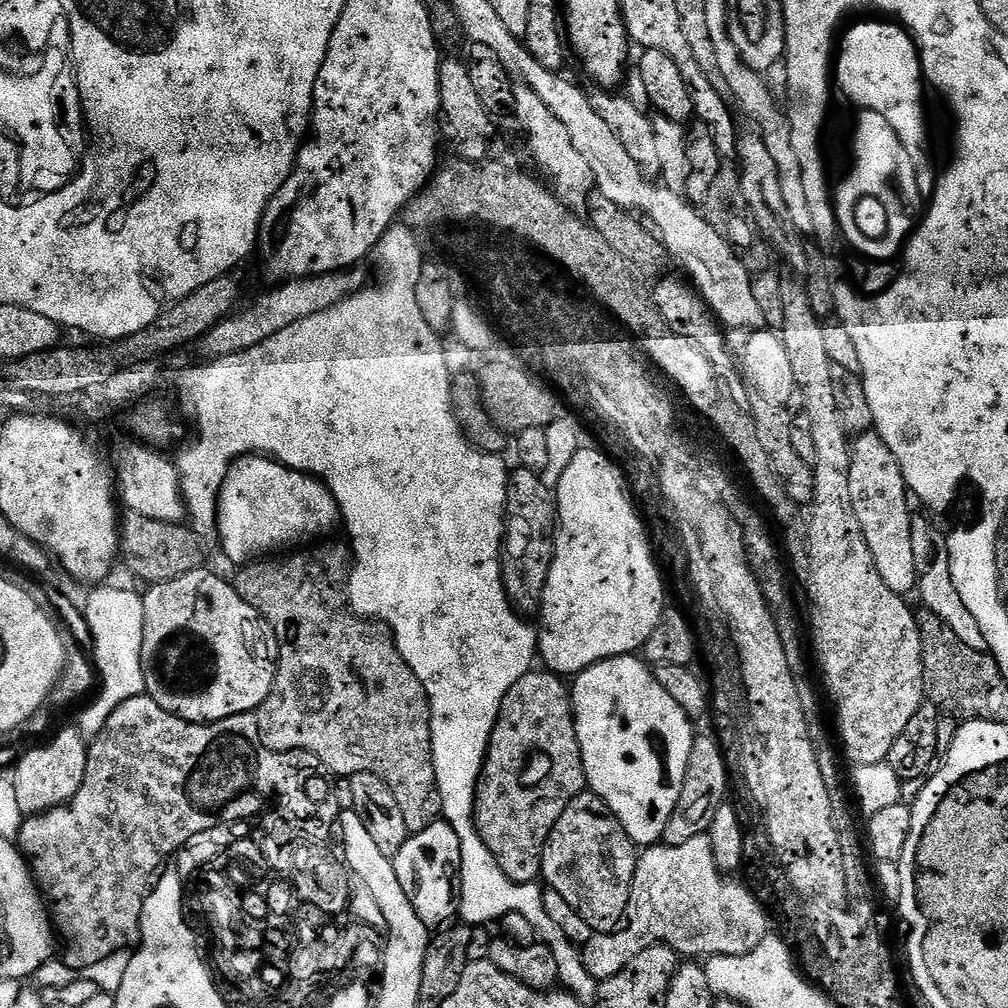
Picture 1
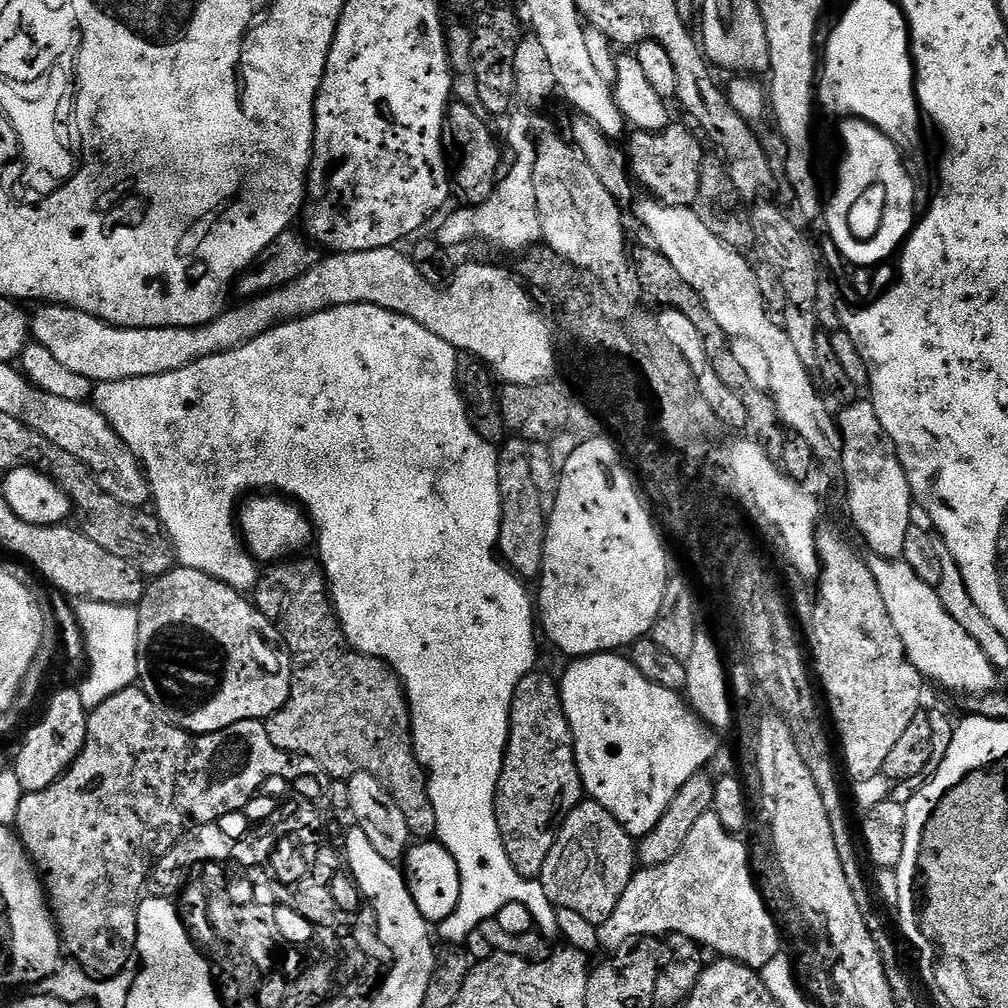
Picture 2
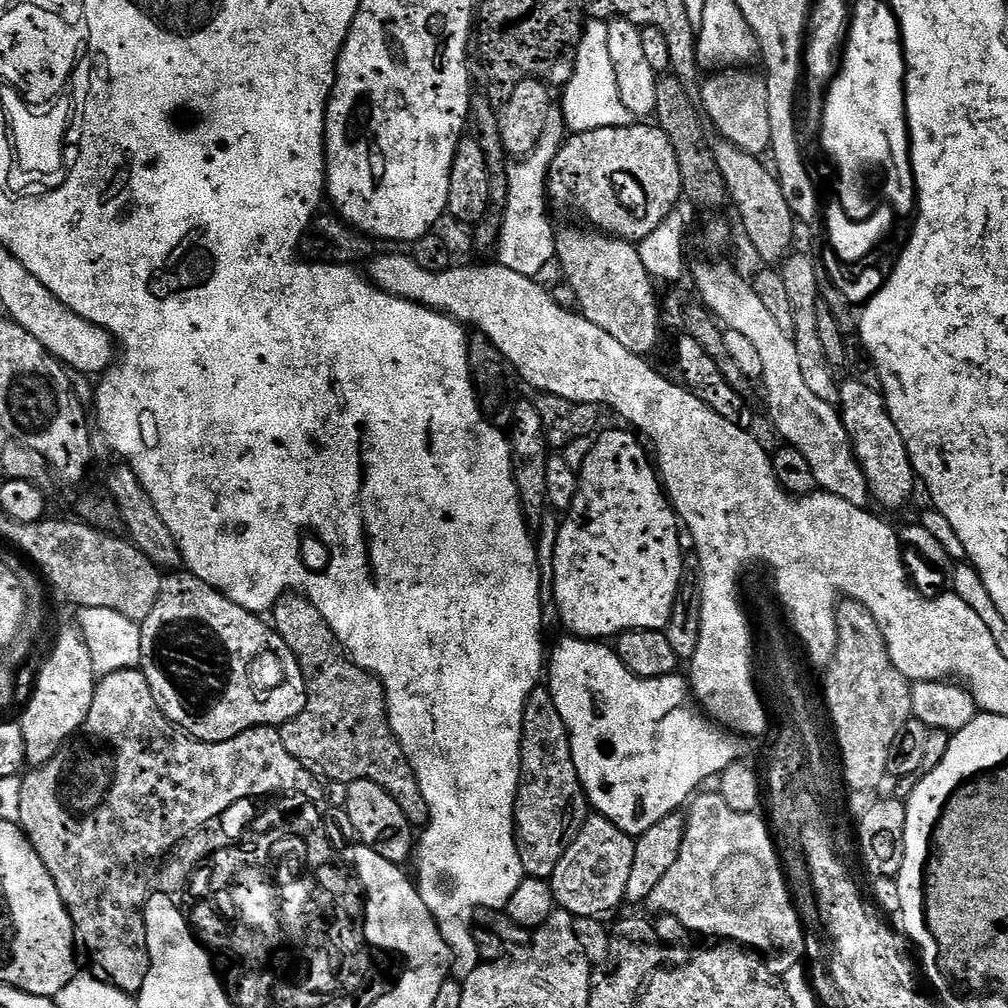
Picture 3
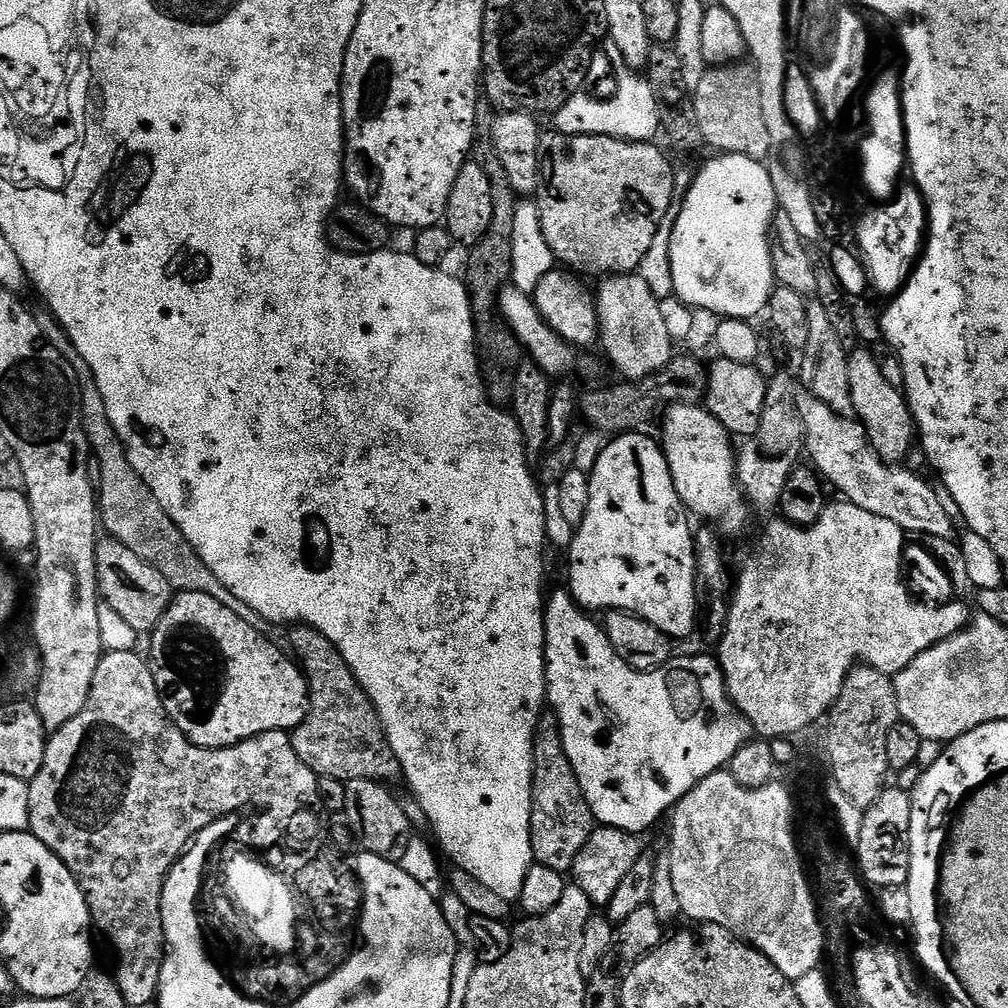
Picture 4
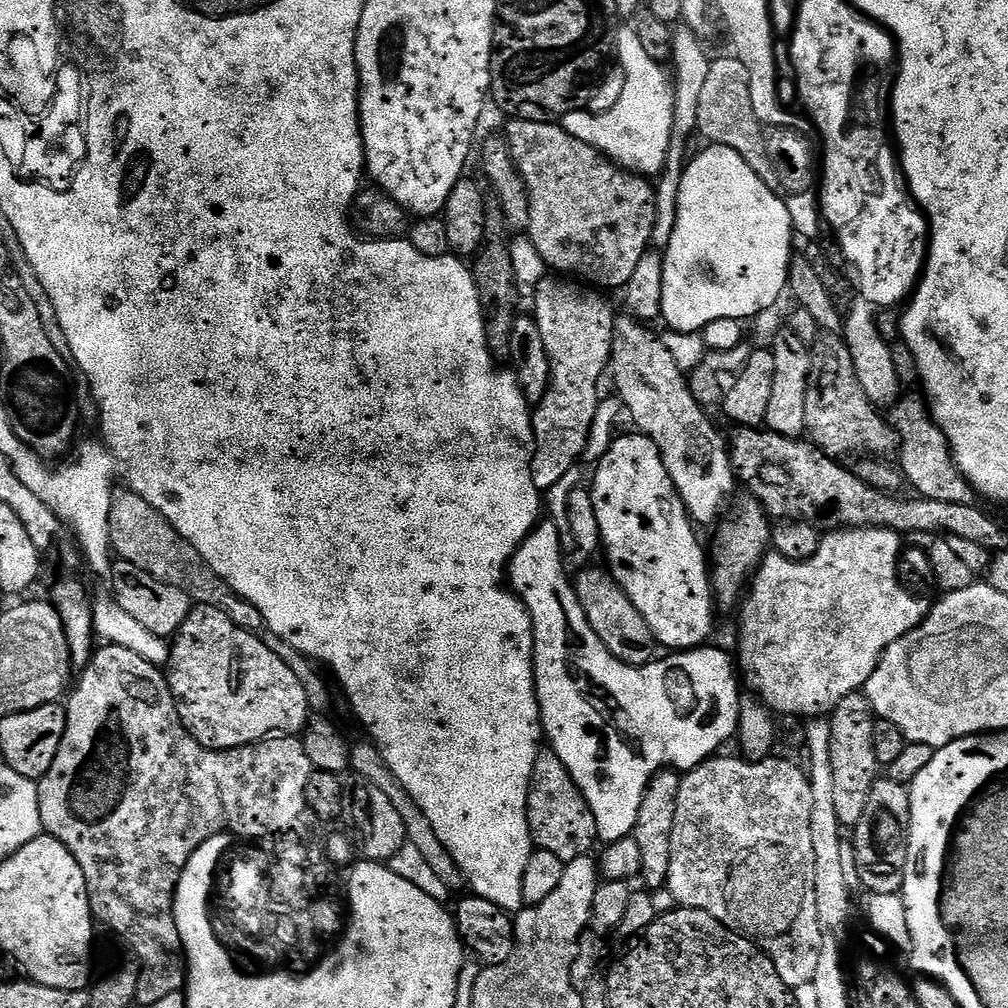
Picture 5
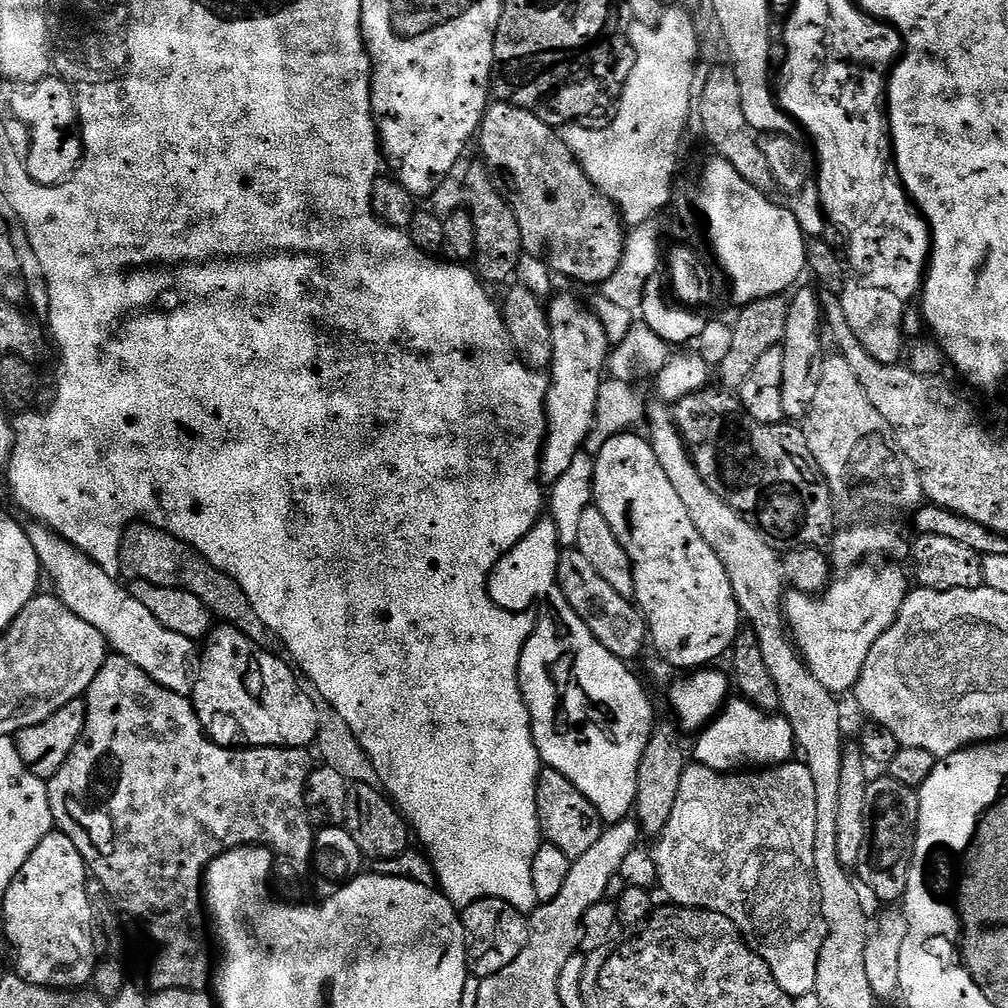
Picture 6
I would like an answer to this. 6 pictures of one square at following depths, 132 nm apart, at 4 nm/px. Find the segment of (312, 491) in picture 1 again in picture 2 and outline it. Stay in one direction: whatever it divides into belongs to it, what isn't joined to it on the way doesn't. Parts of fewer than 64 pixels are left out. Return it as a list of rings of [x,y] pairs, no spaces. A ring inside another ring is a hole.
[[[256,494],[243,501],[238,512],[238,532],[257,561],[284,562],[314,540],[314,525],[297,501],[280,494]]]

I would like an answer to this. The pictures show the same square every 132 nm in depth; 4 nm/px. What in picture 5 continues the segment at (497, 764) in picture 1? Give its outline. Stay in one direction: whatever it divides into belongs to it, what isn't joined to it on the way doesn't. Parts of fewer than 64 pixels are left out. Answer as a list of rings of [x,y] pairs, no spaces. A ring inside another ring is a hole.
[[[551,750],[540,751],[534,762],[528,791],[528,825],[536,848],[550,850],[566,862],[589,855],[598,844],[594,814],[562,758]]]

